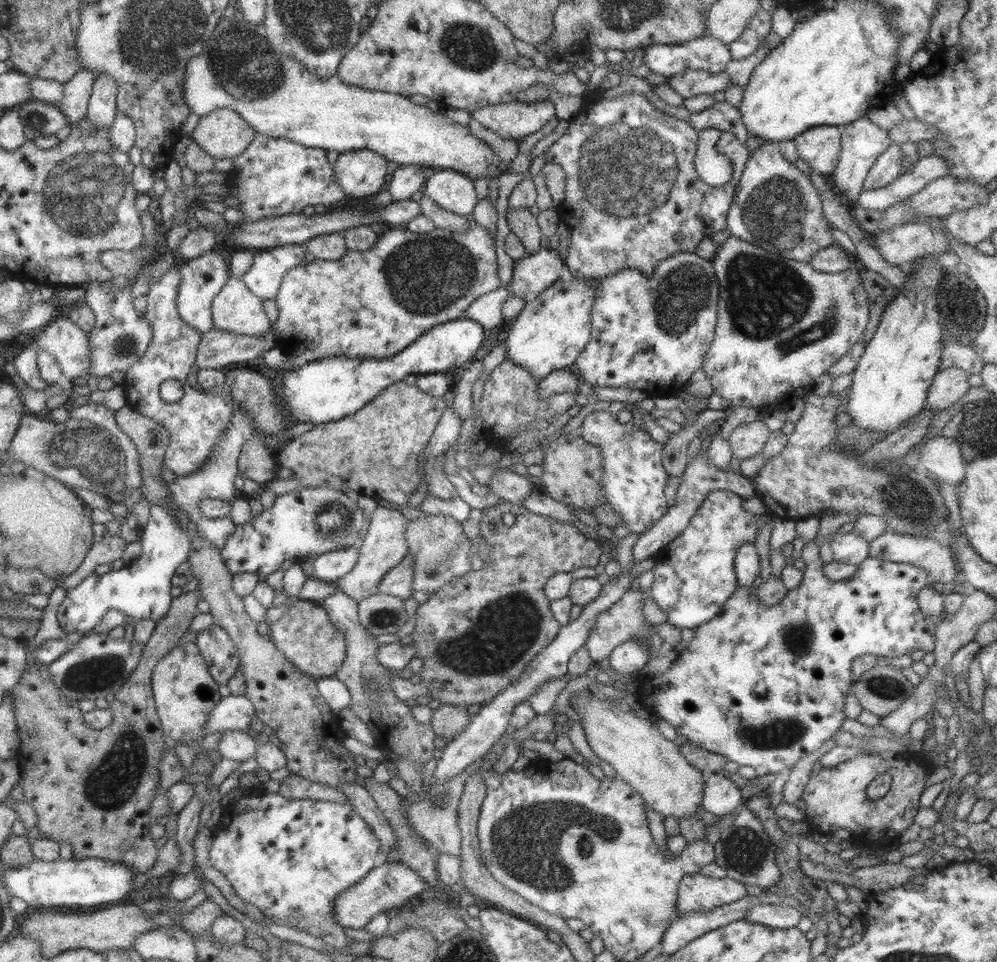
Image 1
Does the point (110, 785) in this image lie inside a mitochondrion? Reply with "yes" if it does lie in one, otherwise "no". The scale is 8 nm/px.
yes

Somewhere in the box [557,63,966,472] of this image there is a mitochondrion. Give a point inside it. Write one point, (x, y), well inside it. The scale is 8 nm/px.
(627, 171)

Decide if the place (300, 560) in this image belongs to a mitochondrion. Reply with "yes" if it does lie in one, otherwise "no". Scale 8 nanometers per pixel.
no

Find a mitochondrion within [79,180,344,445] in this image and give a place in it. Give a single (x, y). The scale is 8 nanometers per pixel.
(127, 345)

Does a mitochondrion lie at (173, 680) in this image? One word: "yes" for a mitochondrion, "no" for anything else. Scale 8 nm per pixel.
no

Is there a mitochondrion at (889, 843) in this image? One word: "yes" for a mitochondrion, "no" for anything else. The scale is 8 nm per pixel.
no

